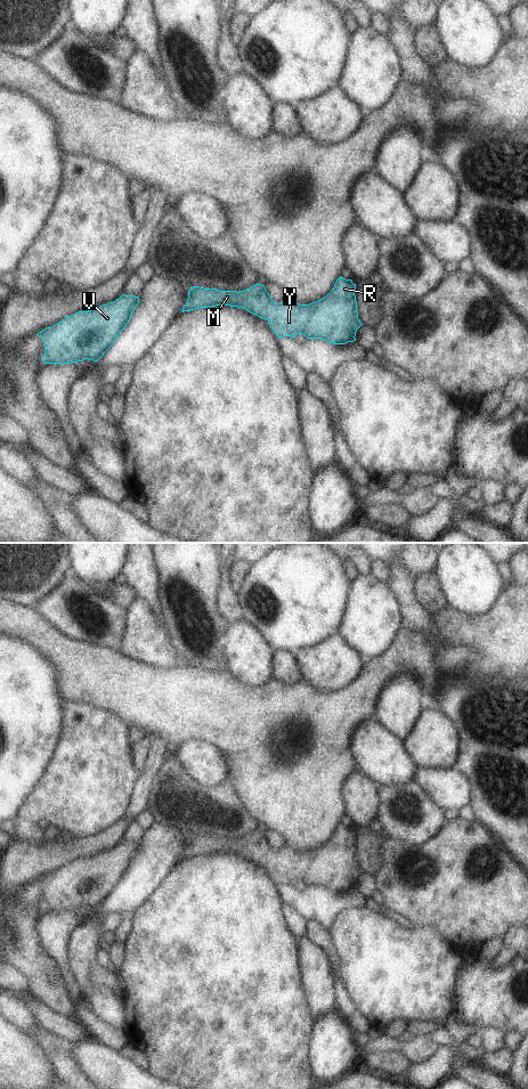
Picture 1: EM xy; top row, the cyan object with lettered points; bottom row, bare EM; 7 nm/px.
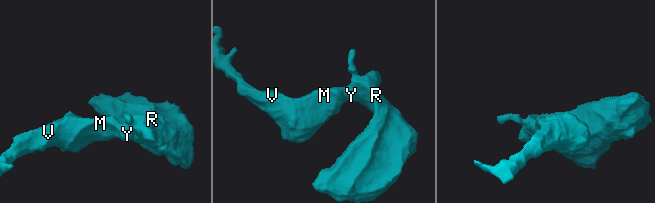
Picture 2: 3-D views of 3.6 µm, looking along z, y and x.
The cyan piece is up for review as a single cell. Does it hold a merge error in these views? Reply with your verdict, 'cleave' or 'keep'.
keep

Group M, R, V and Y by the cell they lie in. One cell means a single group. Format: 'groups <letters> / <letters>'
groups M R V Y

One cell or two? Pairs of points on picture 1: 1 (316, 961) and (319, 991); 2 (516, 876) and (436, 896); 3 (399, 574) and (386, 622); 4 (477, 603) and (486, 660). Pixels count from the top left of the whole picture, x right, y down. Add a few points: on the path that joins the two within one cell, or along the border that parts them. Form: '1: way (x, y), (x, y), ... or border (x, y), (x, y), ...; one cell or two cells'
1: way (316, 968), (318, 984); one cell
2: way (496, 887), (455, 887); one cell
3: border (387, 584), (397, 601), (403, 620); two cells
4: border (498, 595), (482, 614), (468, 615), (453, 609); two cells

